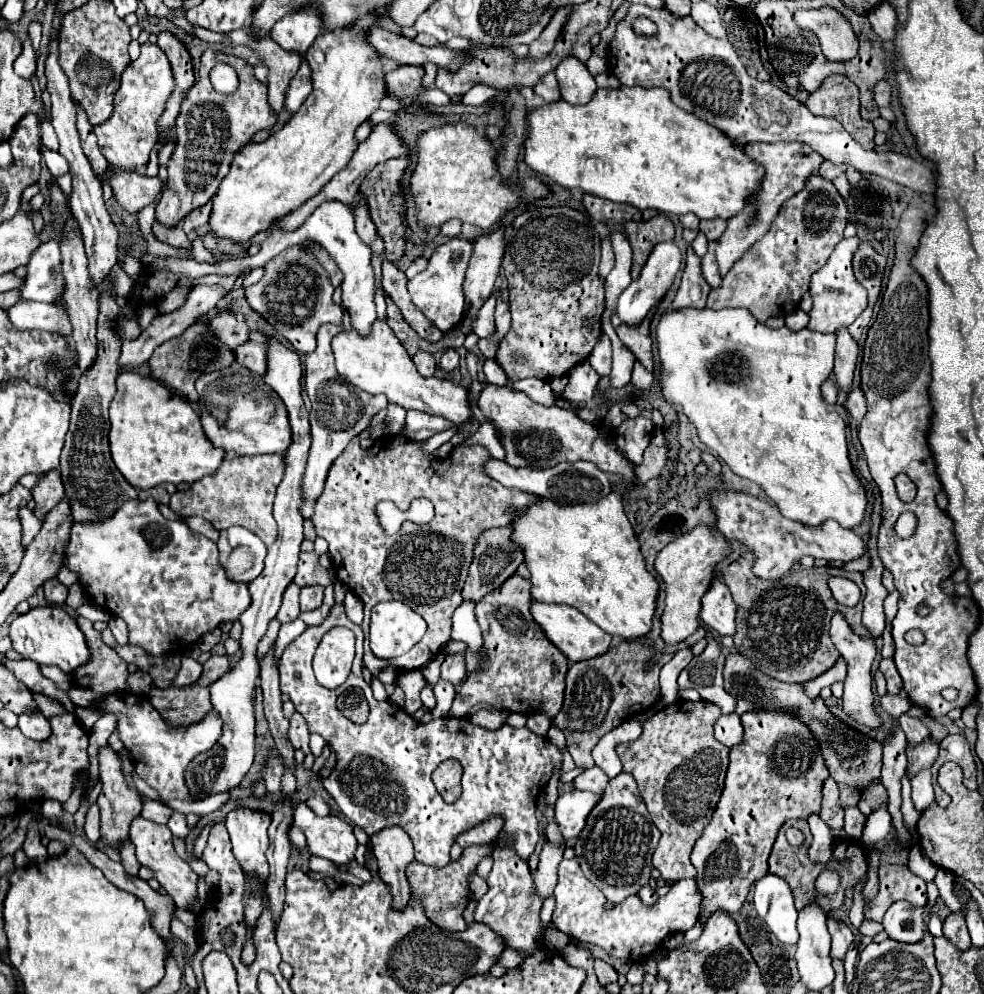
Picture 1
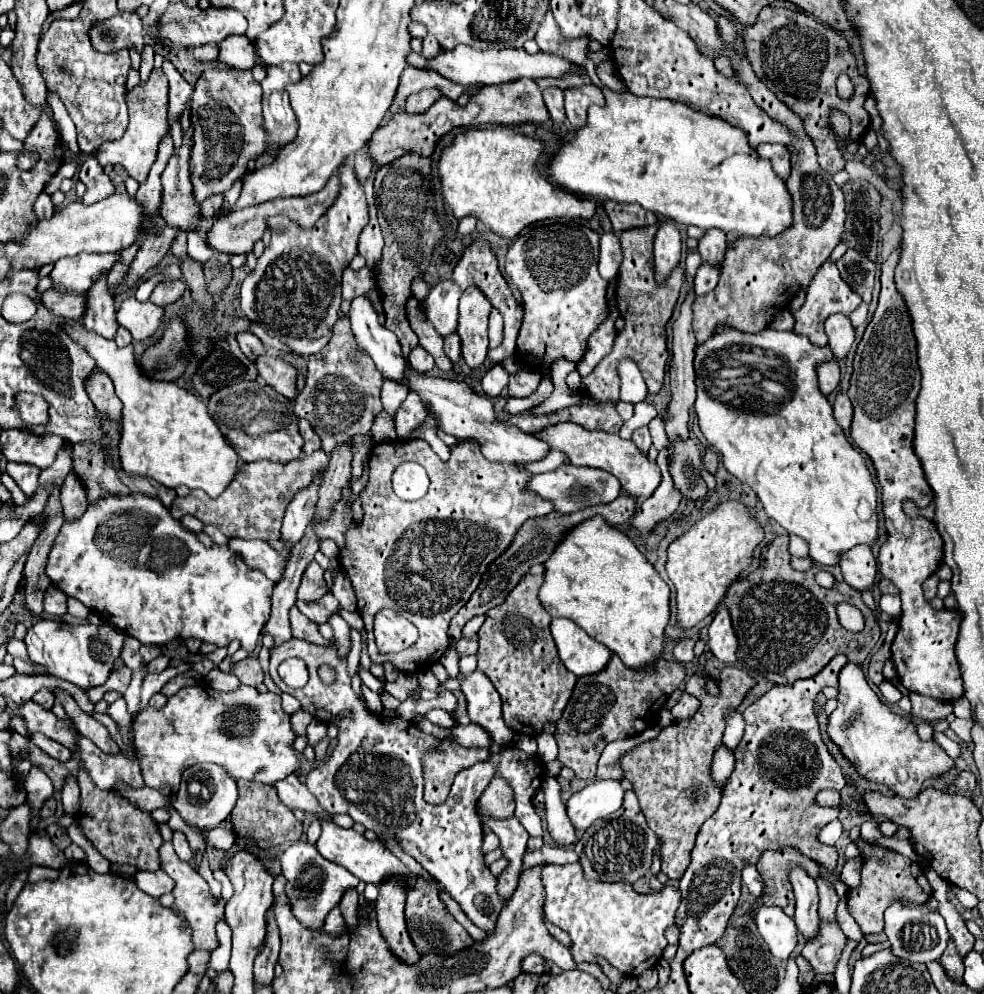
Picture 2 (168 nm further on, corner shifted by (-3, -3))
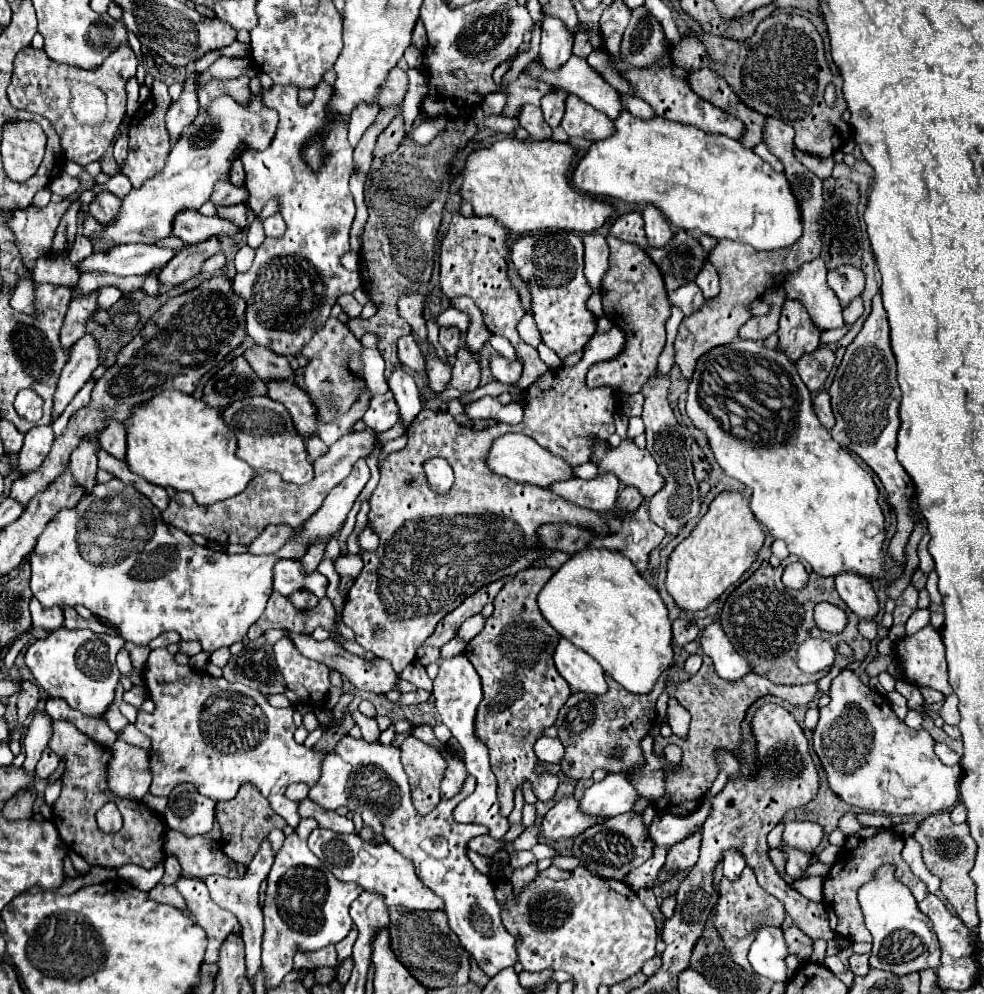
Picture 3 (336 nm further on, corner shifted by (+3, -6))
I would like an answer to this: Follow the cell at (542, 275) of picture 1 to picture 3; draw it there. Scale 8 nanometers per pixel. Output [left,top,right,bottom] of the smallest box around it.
[510,231,596,359]

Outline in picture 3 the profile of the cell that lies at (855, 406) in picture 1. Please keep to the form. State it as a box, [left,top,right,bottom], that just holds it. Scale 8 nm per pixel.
[814,391,834,429]

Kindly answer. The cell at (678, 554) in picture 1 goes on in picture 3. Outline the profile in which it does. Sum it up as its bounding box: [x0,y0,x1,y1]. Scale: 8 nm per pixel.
[666,493,764,611]

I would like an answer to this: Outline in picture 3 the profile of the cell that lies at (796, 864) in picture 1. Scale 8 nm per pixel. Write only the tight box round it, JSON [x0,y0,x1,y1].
[714,867,784,971]

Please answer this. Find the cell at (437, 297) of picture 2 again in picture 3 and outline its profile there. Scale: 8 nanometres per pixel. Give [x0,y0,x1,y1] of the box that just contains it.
[436,307,468,335]

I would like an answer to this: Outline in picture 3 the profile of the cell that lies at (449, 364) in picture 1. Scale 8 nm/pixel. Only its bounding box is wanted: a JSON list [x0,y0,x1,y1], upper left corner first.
[440,327,460,359]

